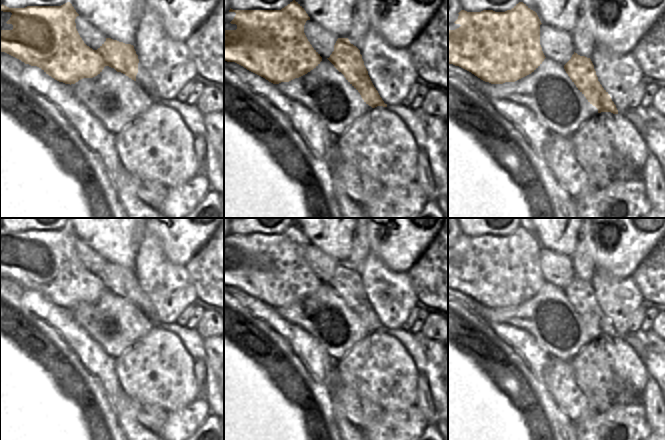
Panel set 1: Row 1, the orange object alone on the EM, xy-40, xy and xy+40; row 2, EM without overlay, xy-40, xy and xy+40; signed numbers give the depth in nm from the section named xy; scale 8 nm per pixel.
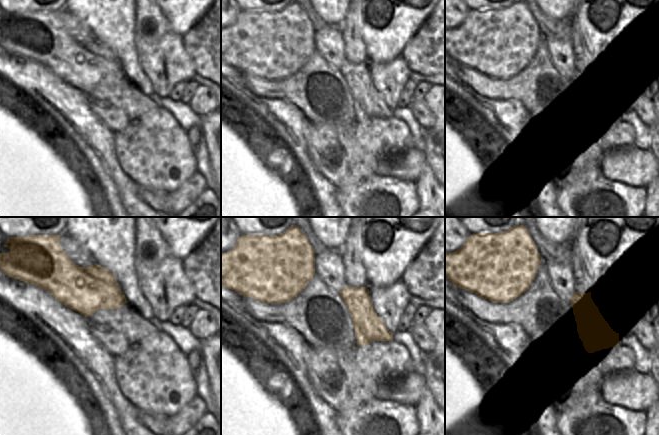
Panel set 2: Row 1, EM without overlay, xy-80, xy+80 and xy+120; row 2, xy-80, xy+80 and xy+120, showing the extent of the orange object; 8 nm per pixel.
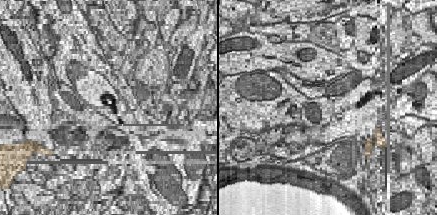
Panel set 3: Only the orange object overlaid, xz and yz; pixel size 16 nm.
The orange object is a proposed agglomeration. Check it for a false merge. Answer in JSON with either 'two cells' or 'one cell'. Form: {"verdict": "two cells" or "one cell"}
{"verdict": "two cells"}

